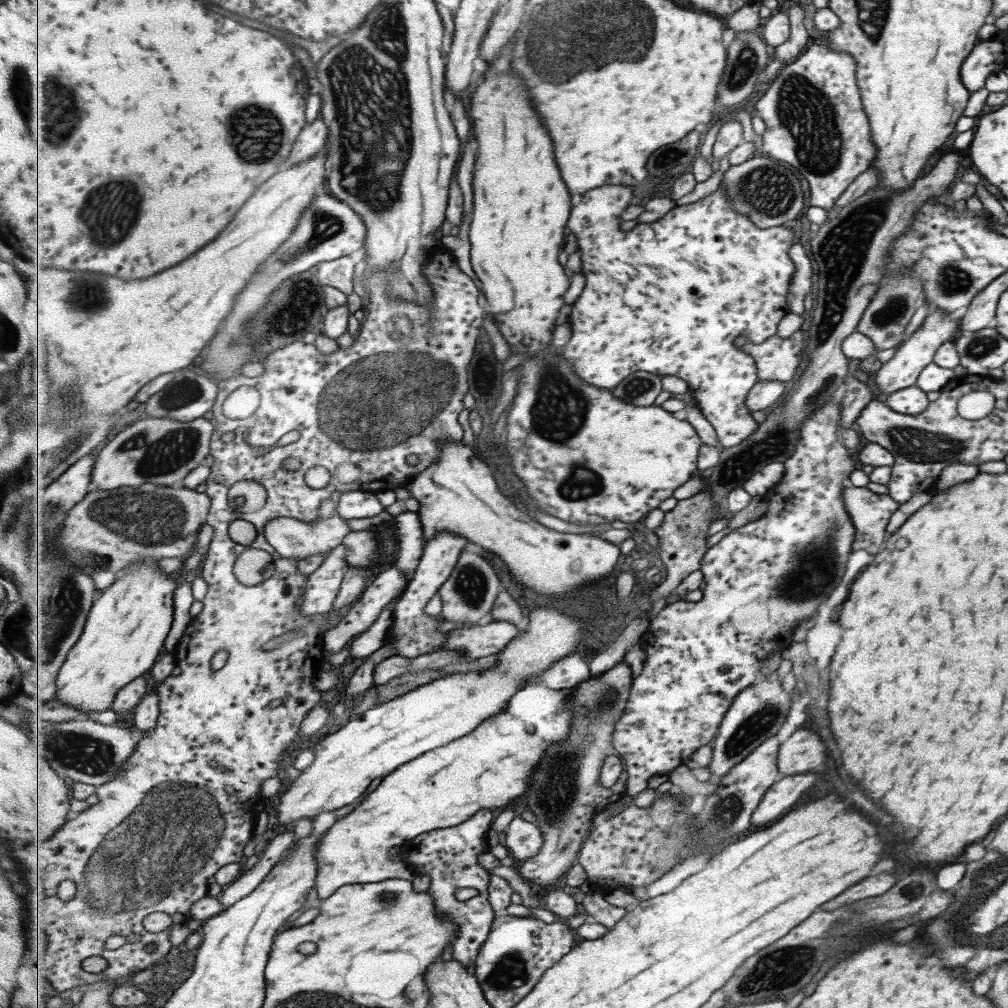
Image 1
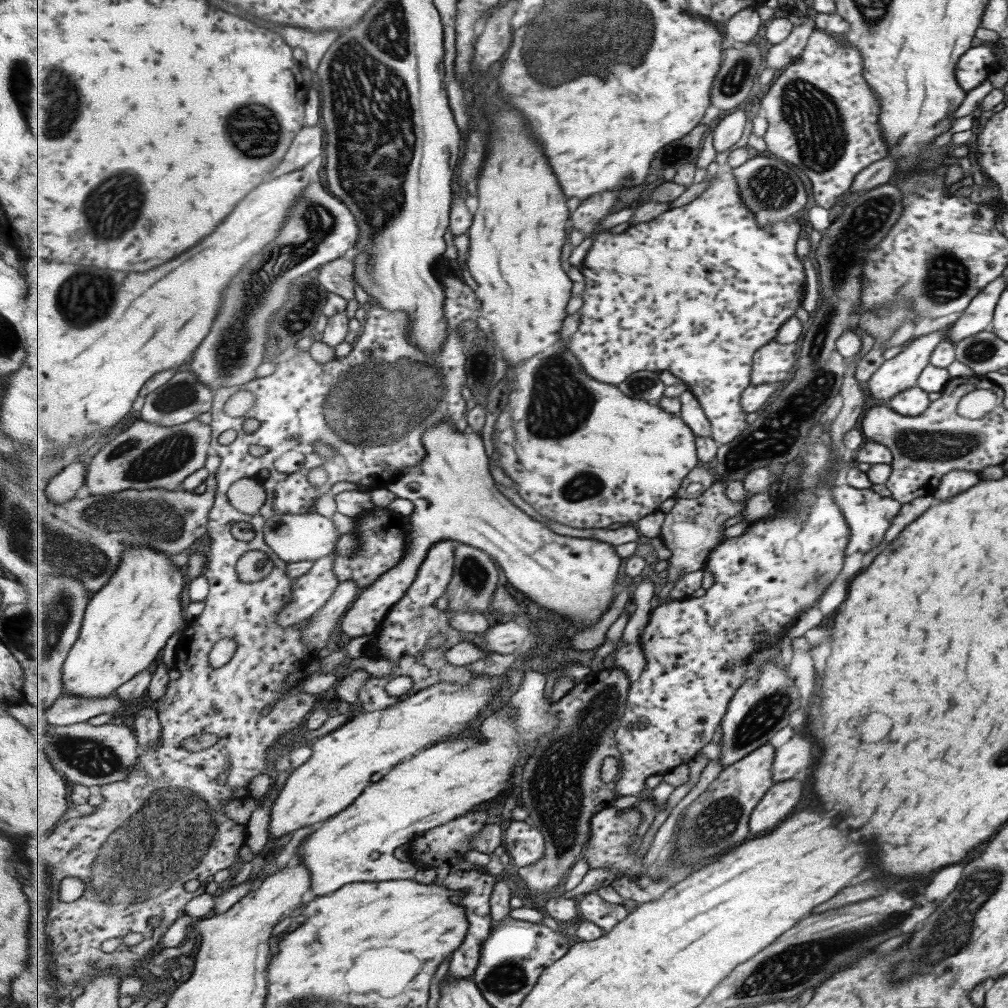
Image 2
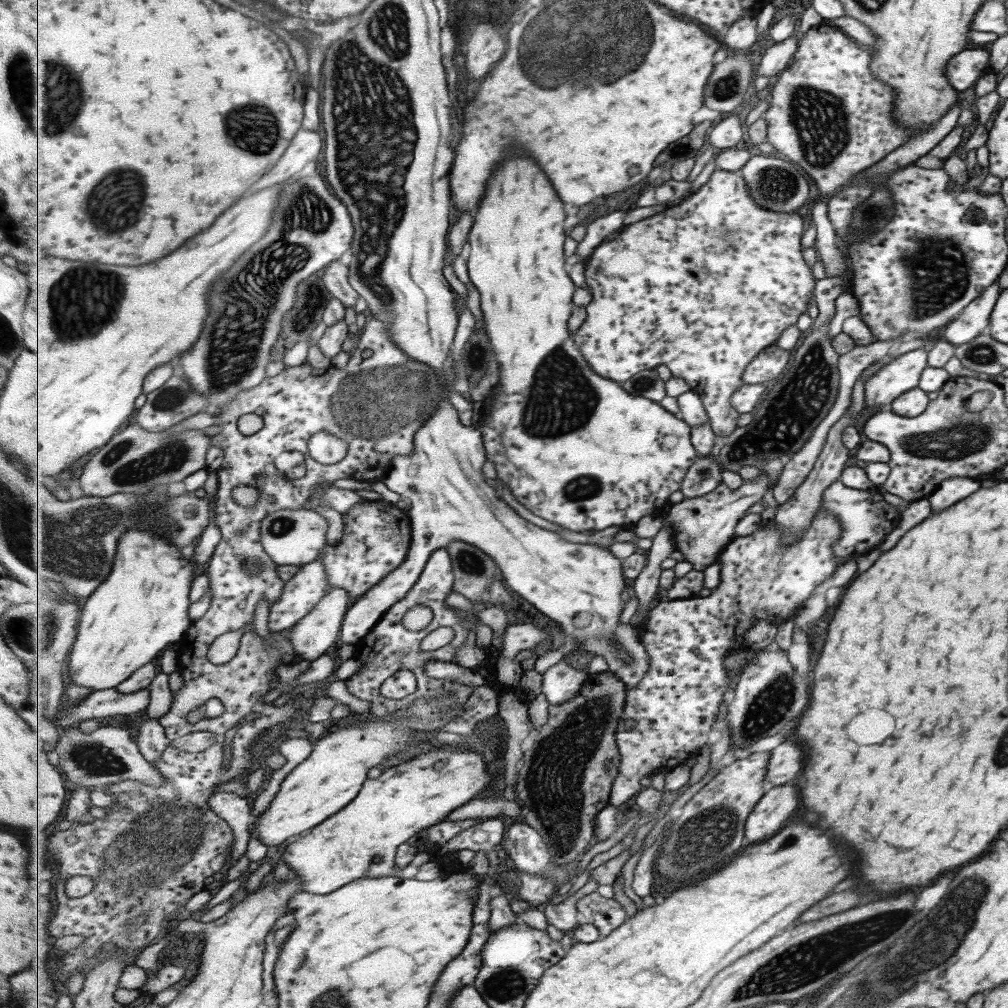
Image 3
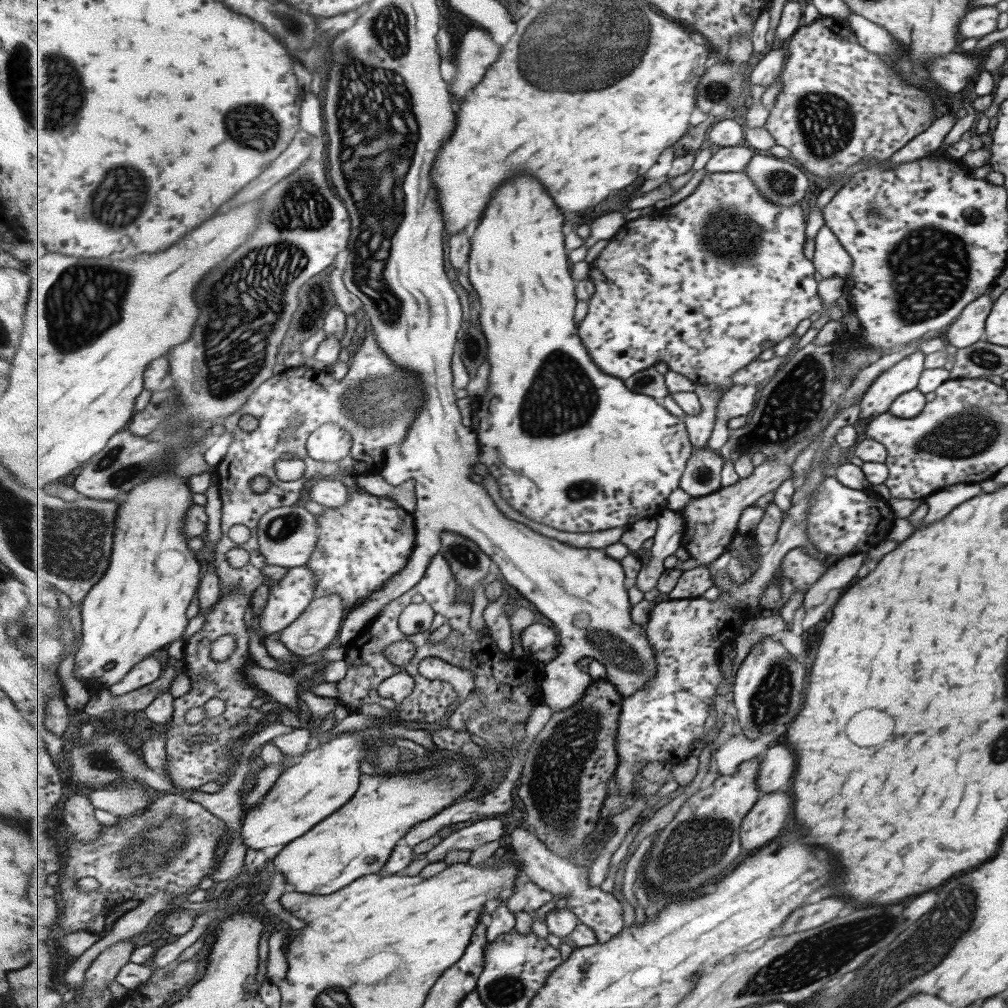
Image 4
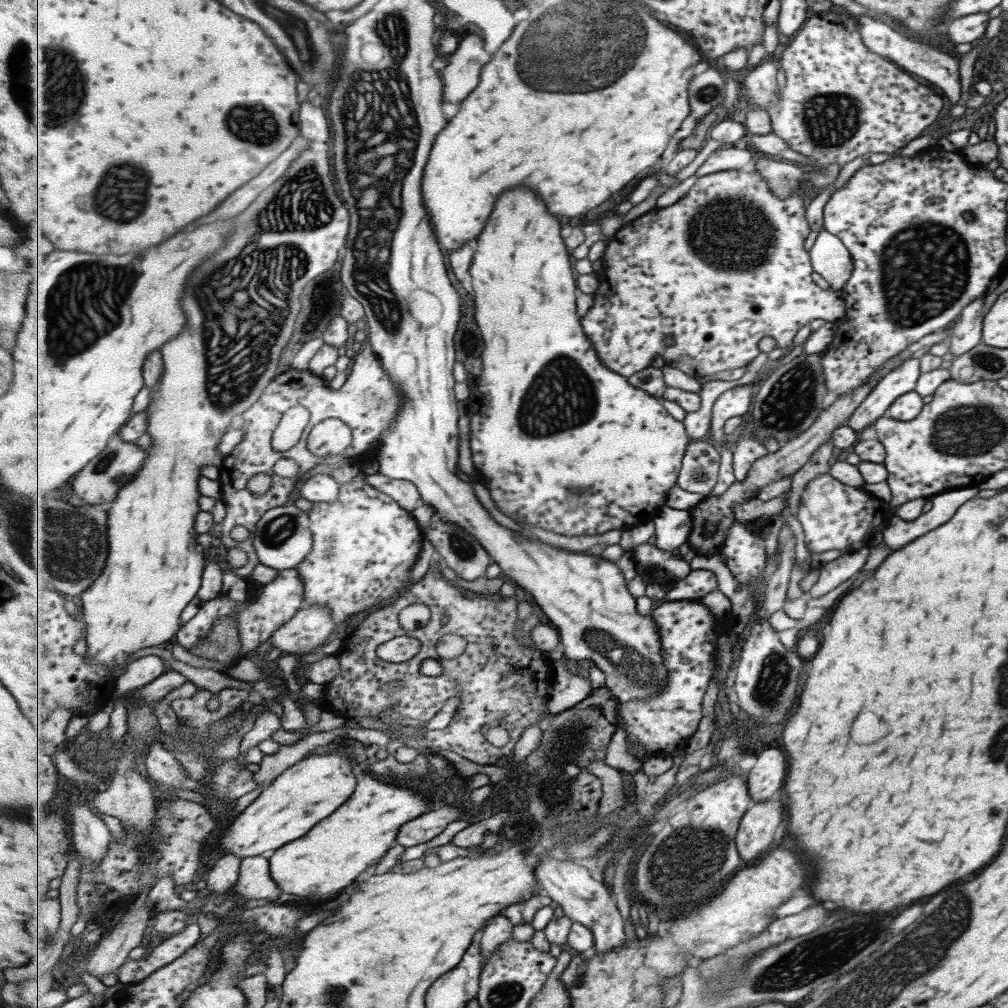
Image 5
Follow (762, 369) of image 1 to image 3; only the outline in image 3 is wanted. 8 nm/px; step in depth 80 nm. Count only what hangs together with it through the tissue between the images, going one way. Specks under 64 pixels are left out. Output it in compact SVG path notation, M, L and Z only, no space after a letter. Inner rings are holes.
M777 347L773 352L761 350L745 370L743 380L750 385L770 384L784 374L792 356L793 349L782 350Z

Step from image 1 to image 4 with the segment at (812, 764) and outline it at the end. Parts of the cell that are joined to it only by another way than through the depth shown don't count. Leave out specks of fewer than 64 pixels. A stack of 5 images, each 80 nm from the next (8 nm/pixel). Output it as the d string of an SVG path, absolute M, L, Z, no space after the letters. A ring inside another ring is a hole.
M787 746L771 747L762 759L757 786L762 794L787 790L793 786L795 752Z

